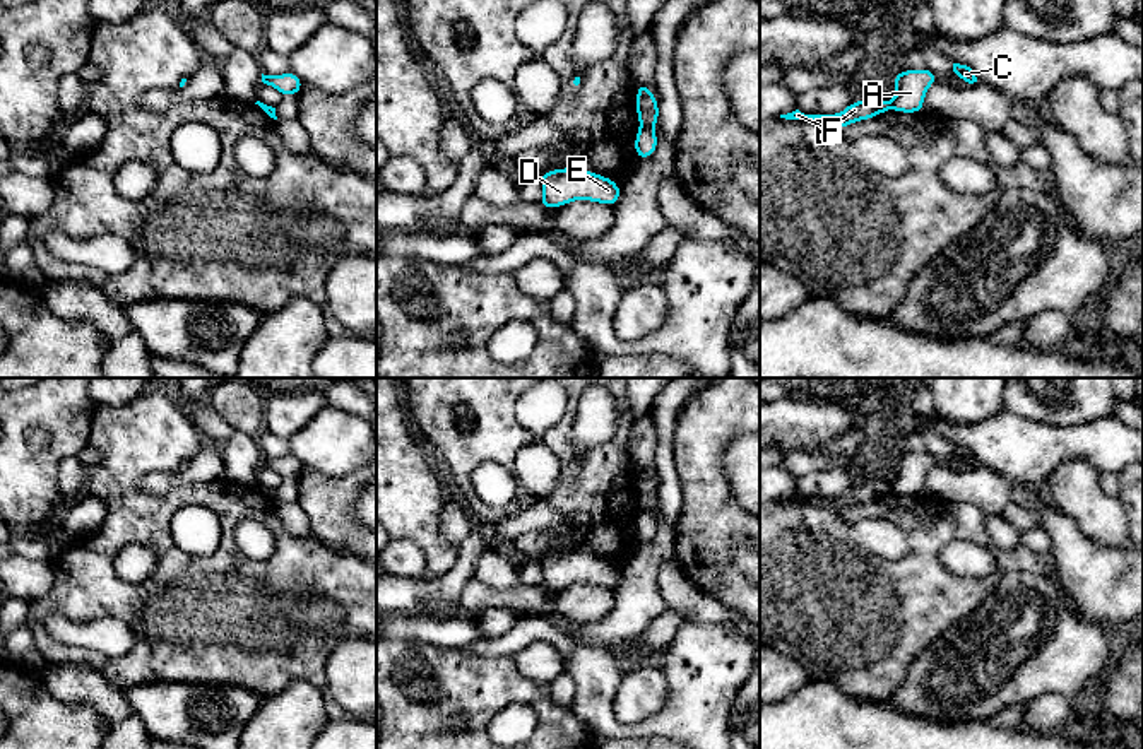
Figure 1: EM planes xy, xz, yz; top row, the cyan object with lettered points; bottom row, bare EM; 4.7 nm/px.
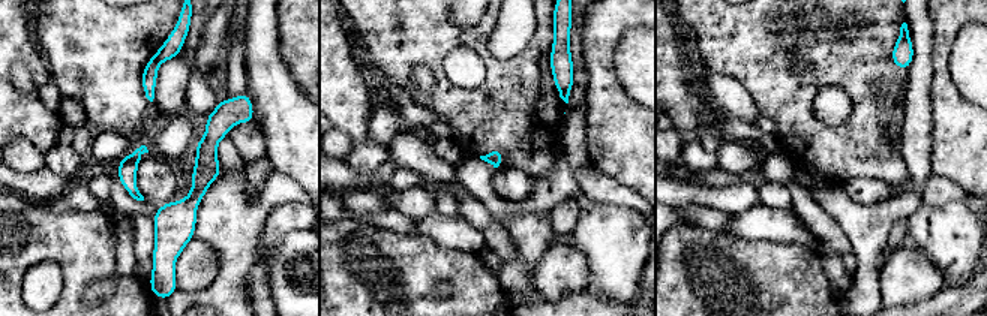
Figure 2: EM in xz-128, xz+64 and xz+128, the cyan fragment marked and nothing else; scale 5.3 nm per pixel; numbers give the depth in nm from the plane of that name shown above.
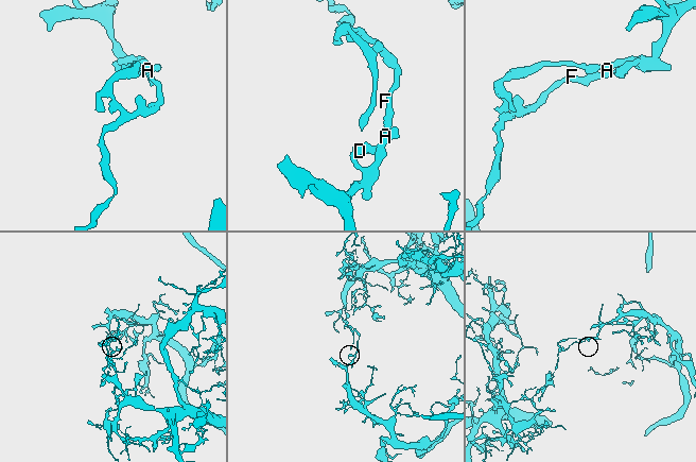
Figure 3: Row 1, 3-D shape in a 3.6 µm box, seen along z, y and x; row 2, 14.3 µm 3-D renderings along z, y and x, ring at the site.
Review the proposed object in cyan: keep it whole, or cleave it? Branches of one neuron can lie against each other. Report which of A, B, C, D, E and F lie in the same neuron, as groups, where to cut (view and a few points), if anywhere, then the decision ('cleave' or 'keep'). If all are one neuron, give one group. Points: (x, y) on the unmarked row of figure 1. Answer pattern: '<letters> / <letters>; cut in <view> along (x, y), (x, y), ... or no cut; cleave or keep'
A C D E / B F; cut in xz along (642, 508), (649, 512); cleave

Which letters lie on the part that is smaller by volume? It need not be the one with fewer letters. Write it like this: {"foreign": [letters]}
{"foreign": ["B", "F"]}

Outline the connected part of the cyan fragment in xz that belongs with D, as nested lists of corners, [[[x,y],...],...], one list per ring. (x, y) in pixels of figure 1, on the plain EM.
[[[563,551],[541,556],[542,592],[563,590],[573,583],[590,583],[614,590],[621,571],[611,561],[582,551]]]

